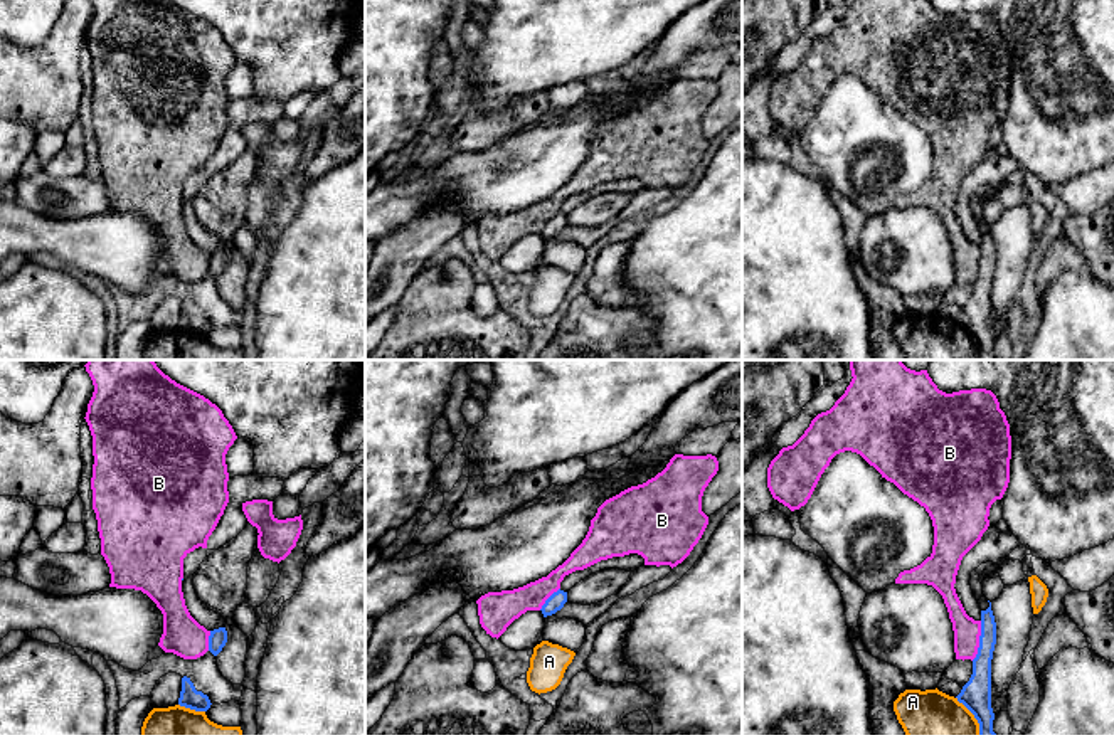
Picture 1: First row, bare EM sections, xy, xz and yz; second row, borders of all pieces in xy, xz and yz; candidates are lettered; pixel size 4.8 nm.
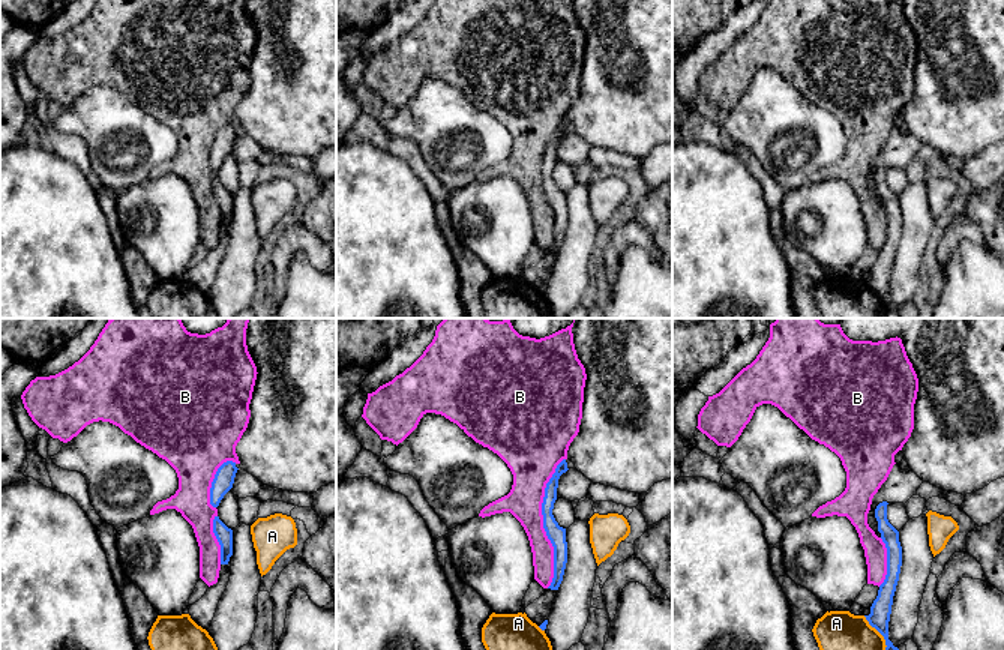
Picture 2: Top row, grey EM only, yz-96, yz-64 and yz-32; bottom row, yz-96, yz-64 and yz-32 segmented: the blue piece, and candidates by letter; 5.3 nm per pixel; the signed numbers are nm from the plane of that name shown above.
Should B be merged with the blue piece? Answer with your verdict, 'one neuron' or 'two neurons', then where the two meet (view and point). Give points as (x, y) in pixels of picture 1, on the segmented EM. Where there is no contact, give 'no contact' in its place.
two neurons | yz (980, 641)

